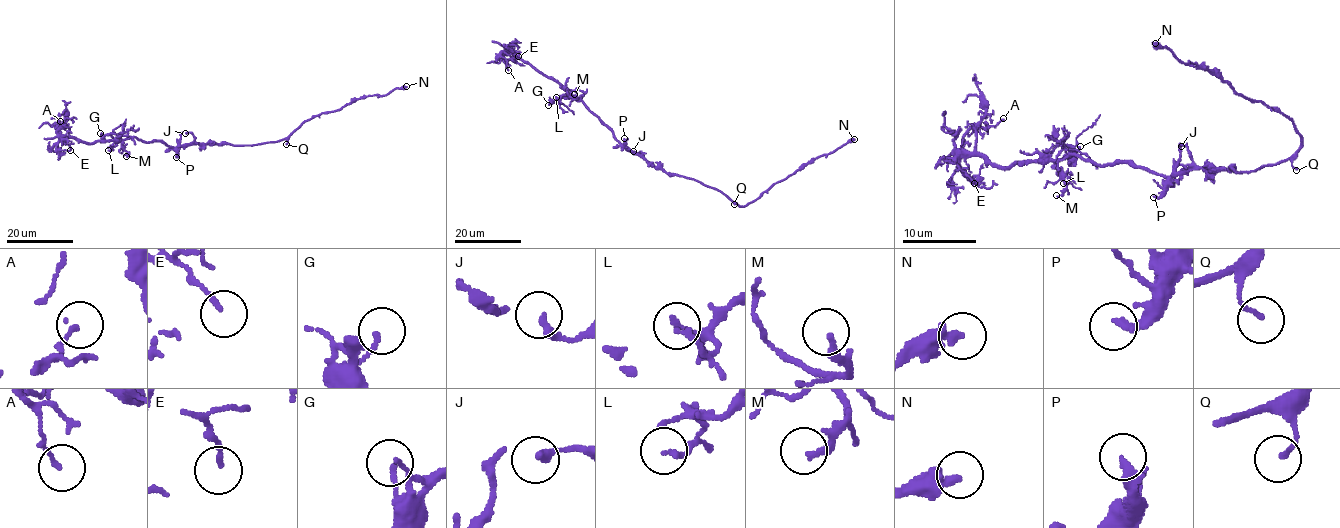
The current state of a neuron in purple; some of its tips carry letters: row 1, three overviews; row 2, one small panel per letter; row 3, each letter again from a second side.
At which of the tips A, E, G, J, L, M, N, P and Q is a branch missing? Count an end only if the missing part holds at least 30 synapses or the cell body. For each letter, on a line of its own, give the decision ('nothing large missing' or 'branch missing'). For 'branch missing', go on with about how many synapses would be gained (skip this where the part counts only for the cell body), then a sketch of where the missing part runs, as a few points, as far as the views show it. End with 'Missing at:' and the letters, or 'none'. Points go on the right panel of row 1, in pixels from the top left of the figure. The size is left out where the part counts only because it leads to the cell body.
A: nothing large missing
E: nothing large missing
G: nothing large missing
J: nothing large missing
L: nothing large missing
M: nothing large missing
N: nothing large missing
P: nothing large missing
Q: nothing large missing
Missing at: none

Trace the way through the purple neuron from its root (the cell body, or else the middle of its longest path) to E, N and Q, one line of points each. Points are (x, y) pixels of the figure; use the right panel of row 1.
E: (1223, 170), (1157, 175), (1074, 155), (999, 168), (959, 155), (955, 164), (974, 183)
N: (1223, 170), (1252, 172), (1285, 161), (1300, 146), (1300, 133), (1287, 117), (1155, 43)
Q: (1223, 170), (1252, 172), (1287, 159), (1291, 159), (1296, 170)

